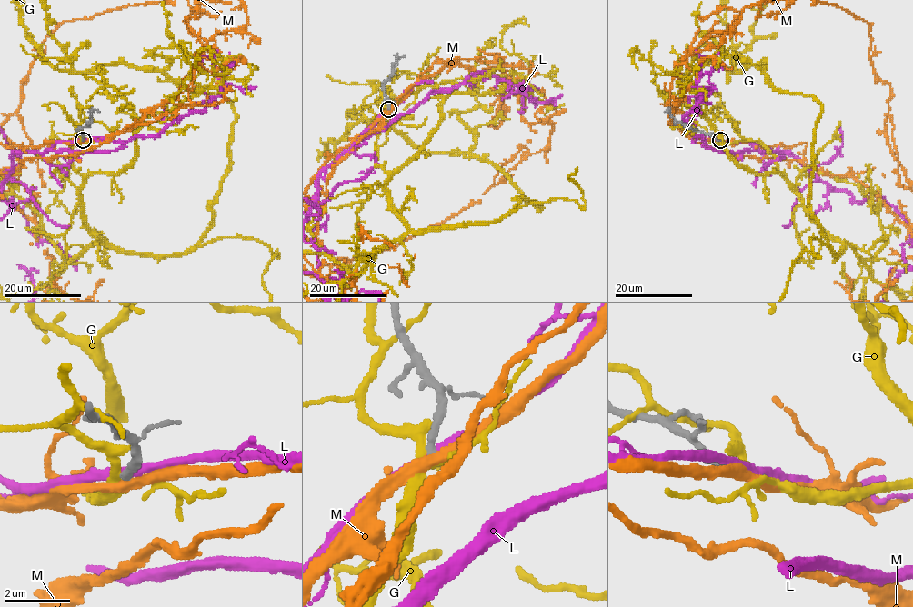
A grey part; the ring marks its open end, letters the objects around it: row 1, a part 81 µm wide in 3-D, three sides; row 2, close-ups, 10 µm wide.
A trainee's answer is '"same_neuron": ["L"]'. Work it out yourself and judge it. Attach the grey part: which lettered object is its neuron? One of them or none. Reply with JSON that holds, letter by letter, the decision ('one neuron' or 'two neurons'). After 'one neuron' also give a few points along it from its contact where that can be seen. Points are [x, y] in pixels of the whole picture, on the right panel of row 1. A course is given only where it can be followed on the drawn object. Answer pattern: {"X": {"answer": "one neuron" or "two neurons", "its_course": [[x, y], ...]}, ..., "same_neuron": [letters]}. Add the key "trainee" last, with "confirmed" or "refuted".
{"G": {"answer": "two neurons"}, "L": {"answer": "two neurons"}, "M": {"answer": "two neurons"}, "same_neuron": [], "trainee": "refuted"}

